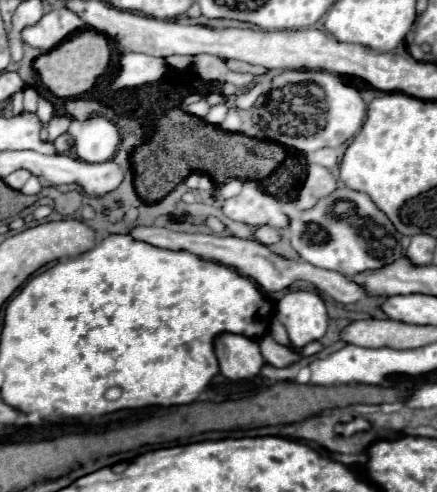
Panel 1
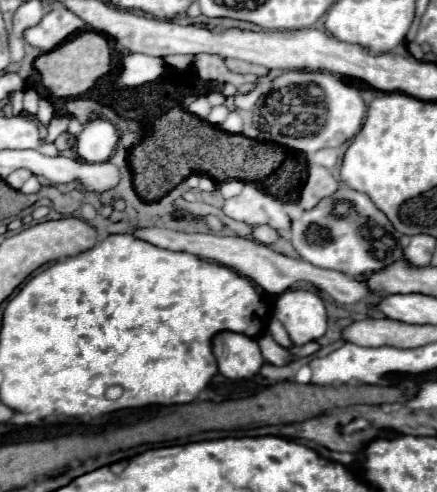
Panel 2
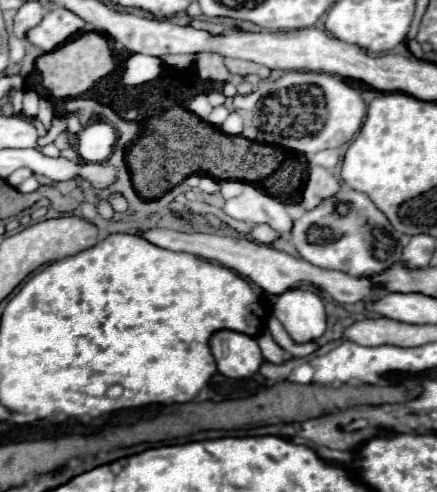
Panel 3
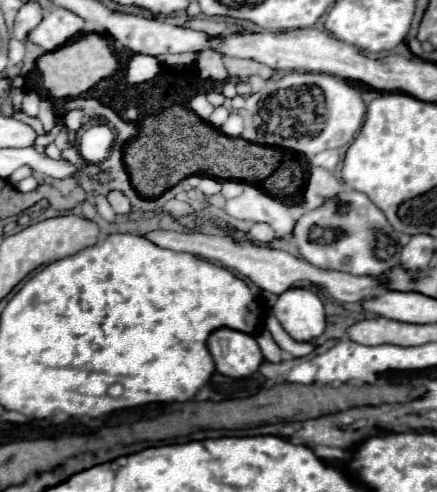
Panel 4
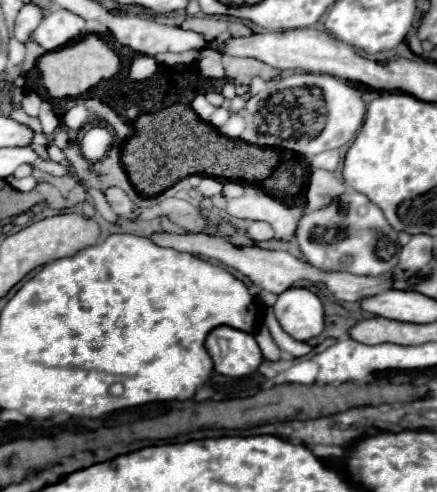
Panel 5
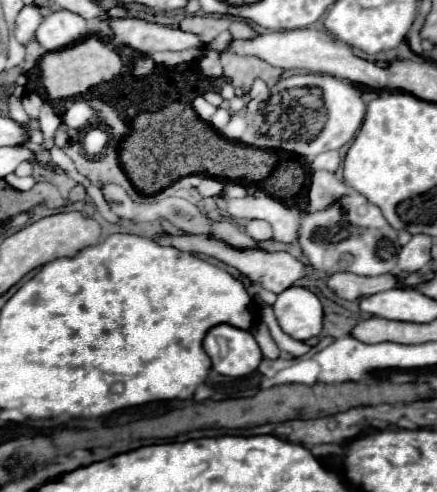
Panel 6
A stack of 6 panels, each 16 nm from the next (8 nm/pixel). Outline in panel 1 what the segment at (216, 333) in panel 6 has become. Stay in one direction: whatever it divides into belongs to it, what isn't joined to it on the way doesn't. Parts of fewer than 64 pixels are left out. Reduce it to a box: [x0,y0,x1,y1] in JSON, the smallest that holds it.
[214,332,264,380]

